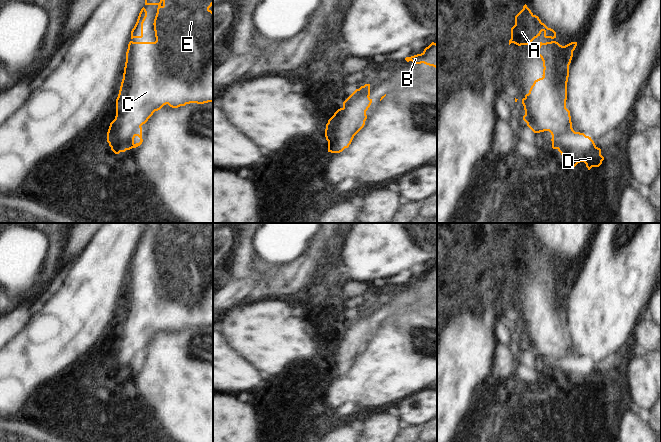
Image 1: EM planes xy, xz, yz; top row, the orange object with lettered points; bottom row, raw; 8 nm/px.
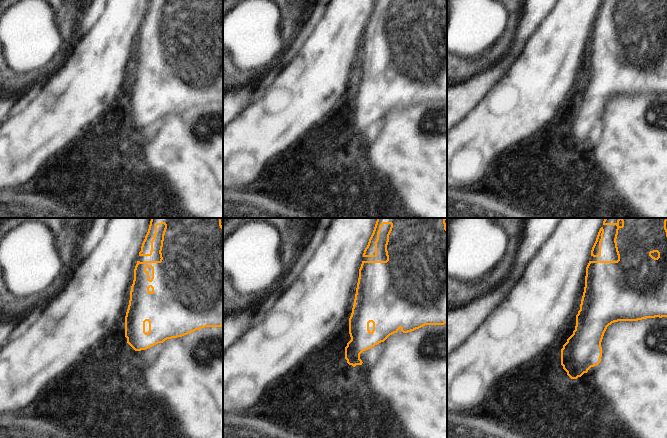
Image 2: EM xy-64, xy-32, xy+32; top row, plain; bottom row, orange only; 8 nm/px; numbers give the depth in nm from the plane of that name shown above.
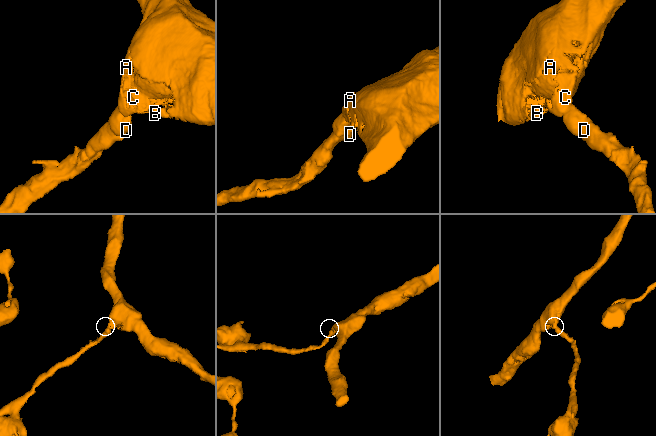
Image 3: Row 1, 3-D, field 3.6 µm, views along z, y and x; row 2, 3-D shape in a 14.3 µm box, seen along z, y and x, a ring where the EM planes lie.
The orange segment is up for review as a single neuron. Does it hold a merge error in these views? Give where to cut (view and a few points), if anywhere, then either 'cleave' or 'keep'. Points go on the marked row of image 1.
no cut | keep

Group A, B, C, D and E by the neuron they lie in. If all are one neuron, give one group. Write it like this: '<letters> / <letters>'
A B C D E

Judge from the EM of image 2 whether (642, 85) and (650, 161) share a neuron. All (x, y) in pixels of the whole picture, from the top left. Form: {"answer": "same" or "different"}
{"answer": "different"}

